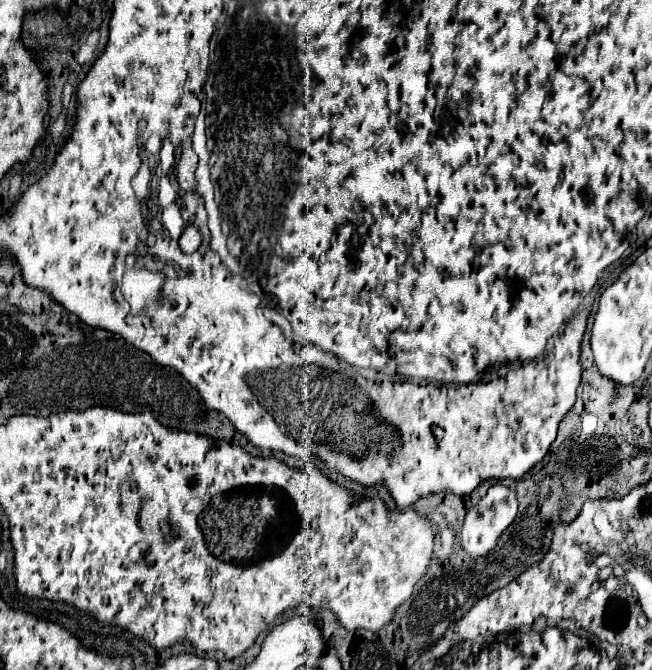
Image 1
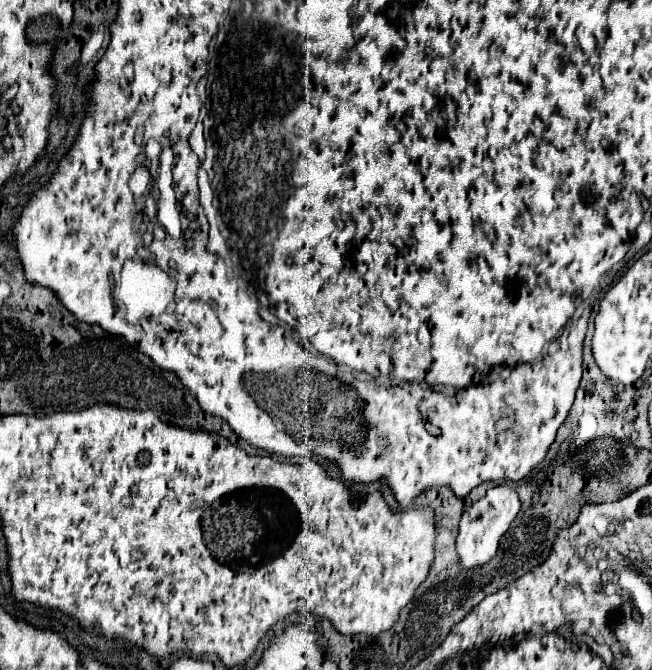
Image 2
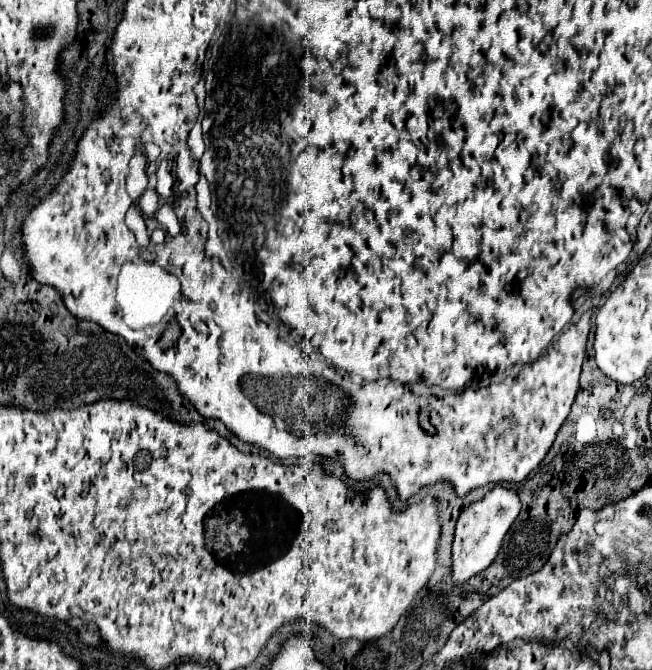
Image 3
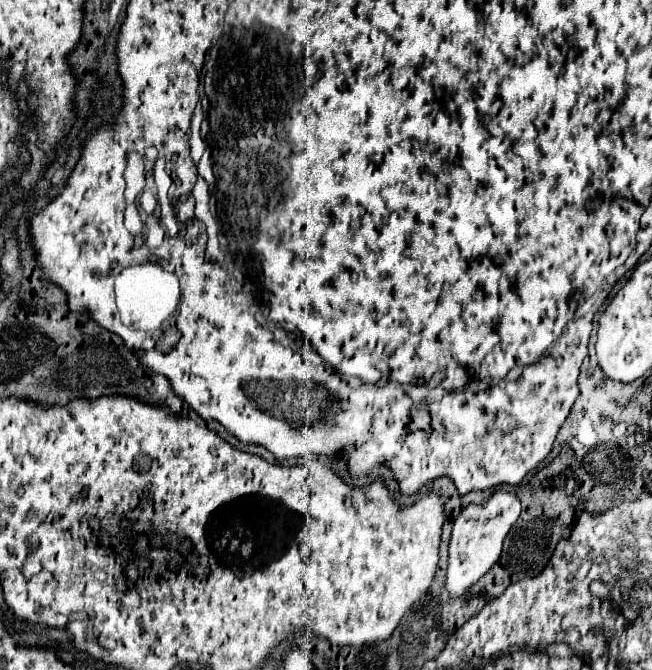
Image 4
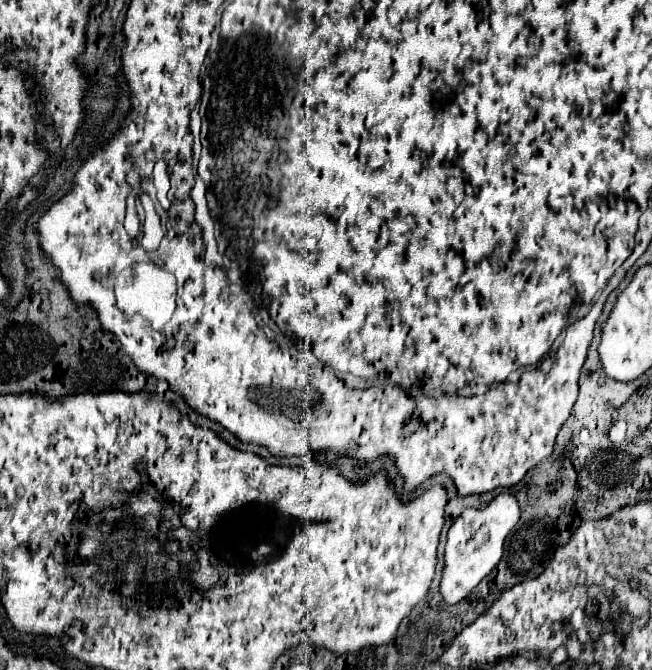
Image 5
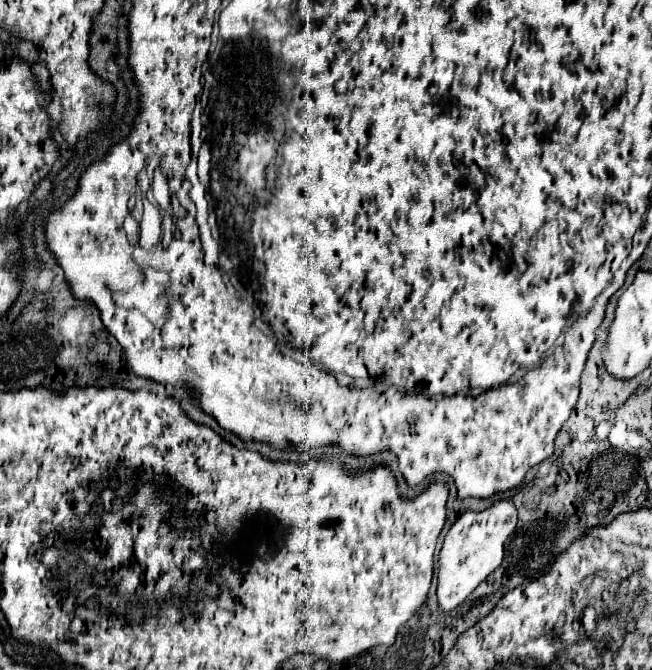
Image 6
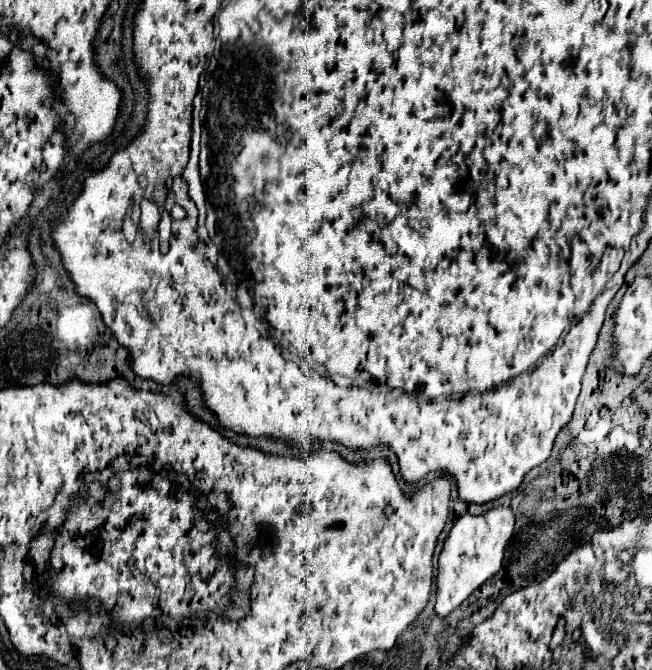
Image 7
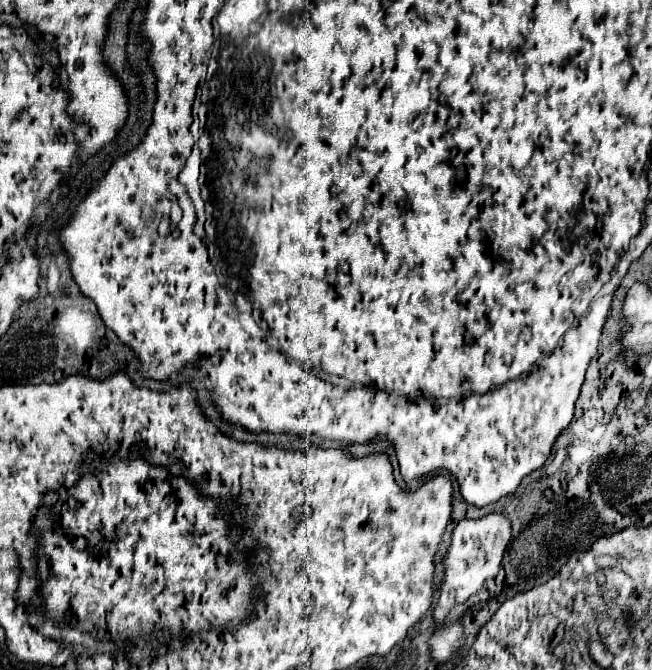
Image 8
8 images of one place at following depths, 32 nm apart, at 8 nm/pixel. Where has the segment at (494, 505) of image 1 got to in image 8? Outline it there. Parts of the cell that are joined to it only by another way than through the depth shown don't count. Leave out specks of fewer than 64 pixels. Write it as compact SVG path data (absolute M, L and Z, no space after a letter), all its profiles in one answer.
M494 512L476 520L472 518L460 520L452 530L448 552L442 558L444 578L440 582L440 598L454 598L456 604L462 604L474 592L478 592L488 578L494 578L498 574L508 540L510 540L510 518L502 512Z

